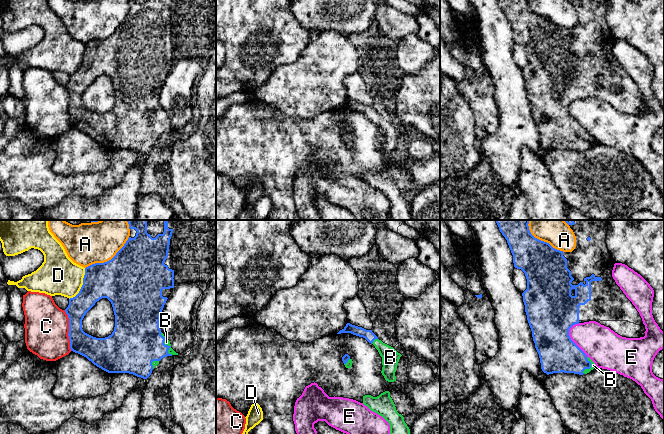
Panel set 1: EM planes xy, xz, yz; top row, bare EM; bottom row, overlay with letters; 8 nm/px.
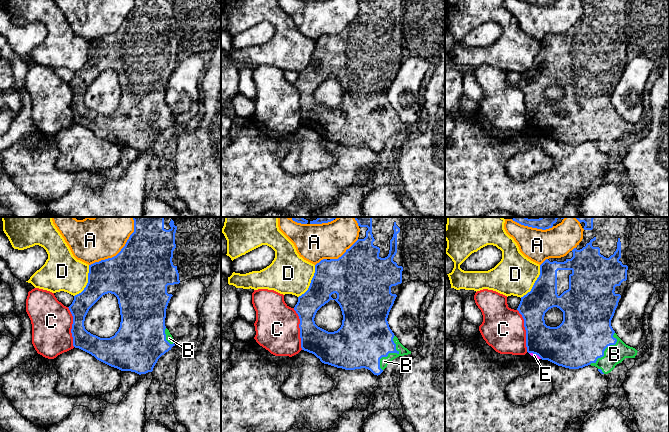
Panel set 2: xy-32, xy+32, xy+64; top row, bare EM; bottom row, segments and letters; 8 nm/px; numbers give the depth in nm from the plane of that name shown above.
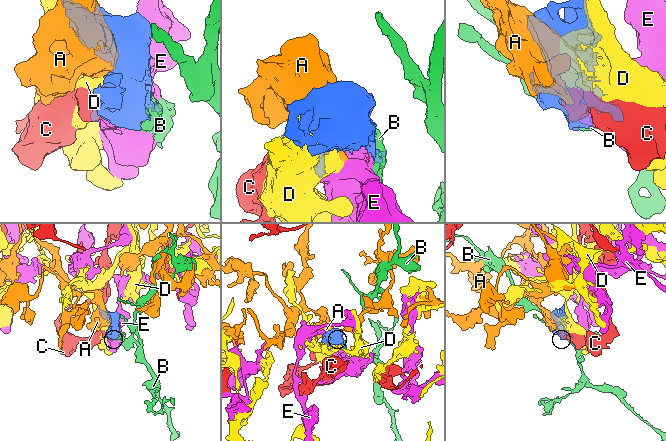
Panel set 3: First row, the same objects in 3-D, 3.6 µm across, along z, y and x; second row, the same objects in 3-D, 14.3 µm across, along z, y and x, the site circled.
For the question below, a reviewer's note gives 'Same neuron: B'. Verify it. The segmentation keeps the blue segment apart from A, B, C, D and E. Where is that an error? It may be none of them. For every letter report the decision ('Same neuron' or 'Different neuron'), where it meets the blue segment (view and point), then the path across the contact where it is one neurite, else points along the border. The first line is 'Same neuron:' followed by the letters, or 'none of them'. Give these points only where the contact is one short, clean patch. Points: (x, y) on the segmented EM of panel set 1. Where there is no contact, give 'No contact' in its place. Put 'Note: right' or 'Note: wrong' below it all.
Same neuron: B
A: Different neuron. Touches blue at xy (109, 260)
B: Same neuron. Touches blue at yz (590, 367)
C: Different neuron. Touches blue at xy (69, 330). Boundary: xy (64, 310), (68, 318), (68, 339), (71, 350)
D: Different neuron. Touches blue at xy (82, 285)
E: Different neuron. Touches blue at yz (571, 340)
Note: right

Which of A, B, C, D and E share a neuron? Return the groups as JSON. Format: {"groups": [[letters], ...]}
{"groups": [["A"], ["B"], ["C"], ["D"], ["E"]]}

